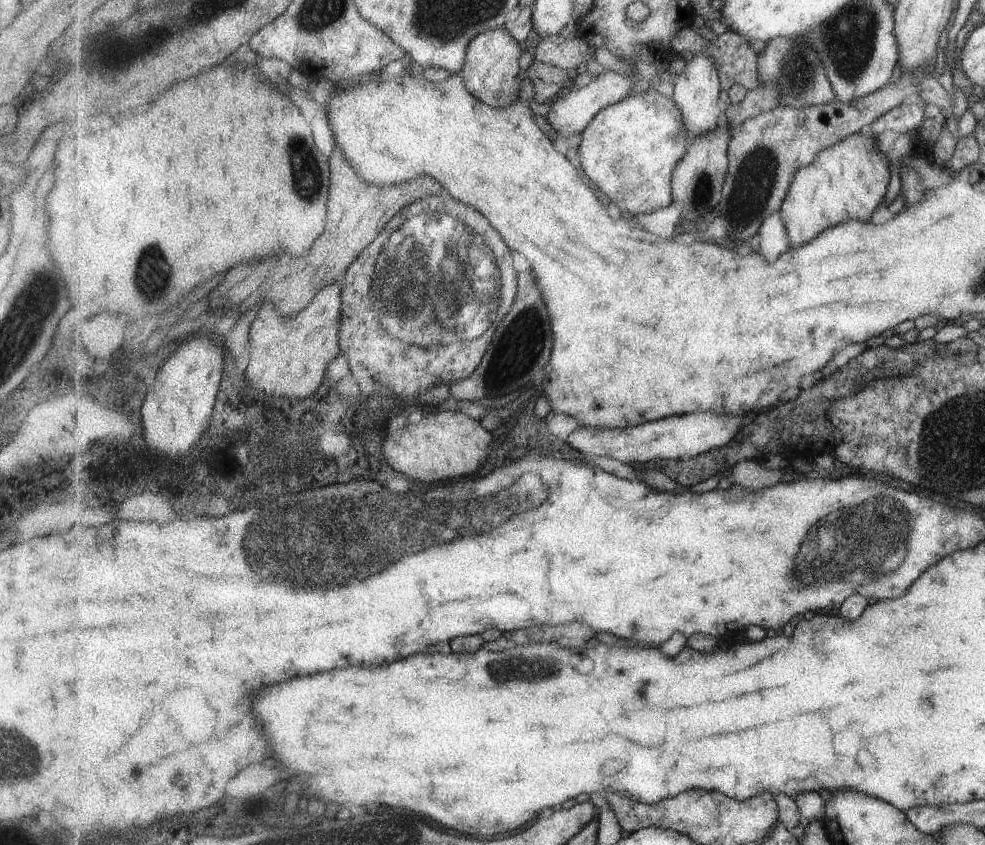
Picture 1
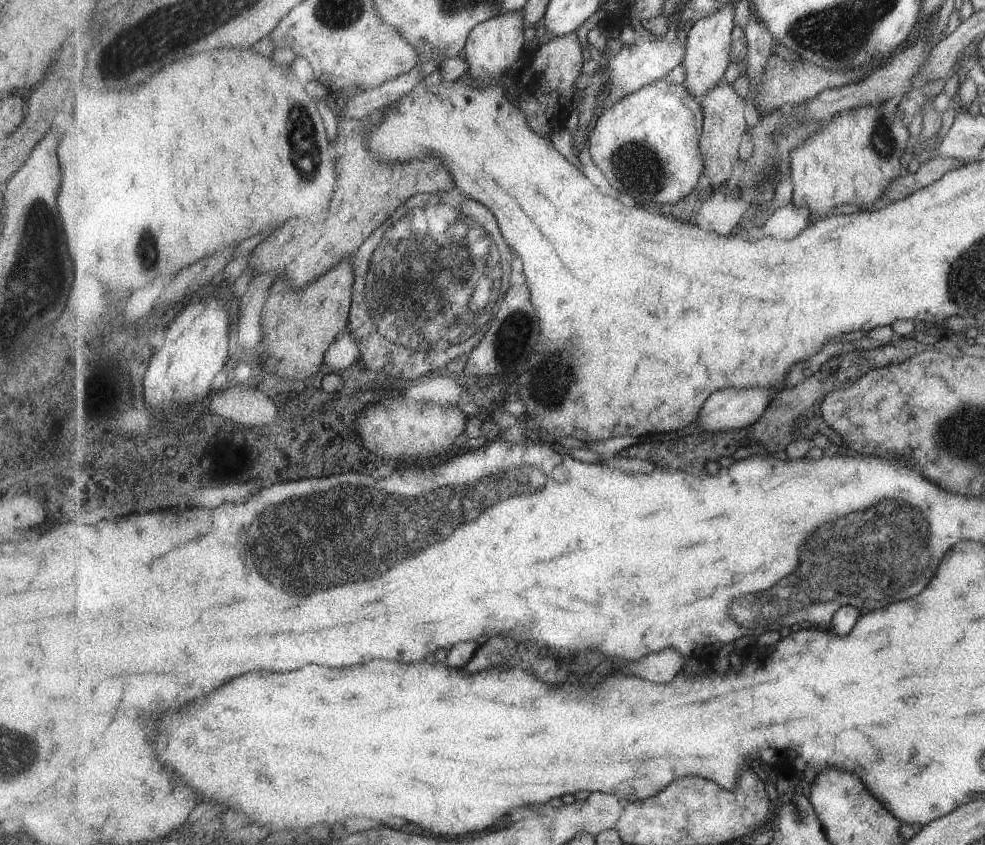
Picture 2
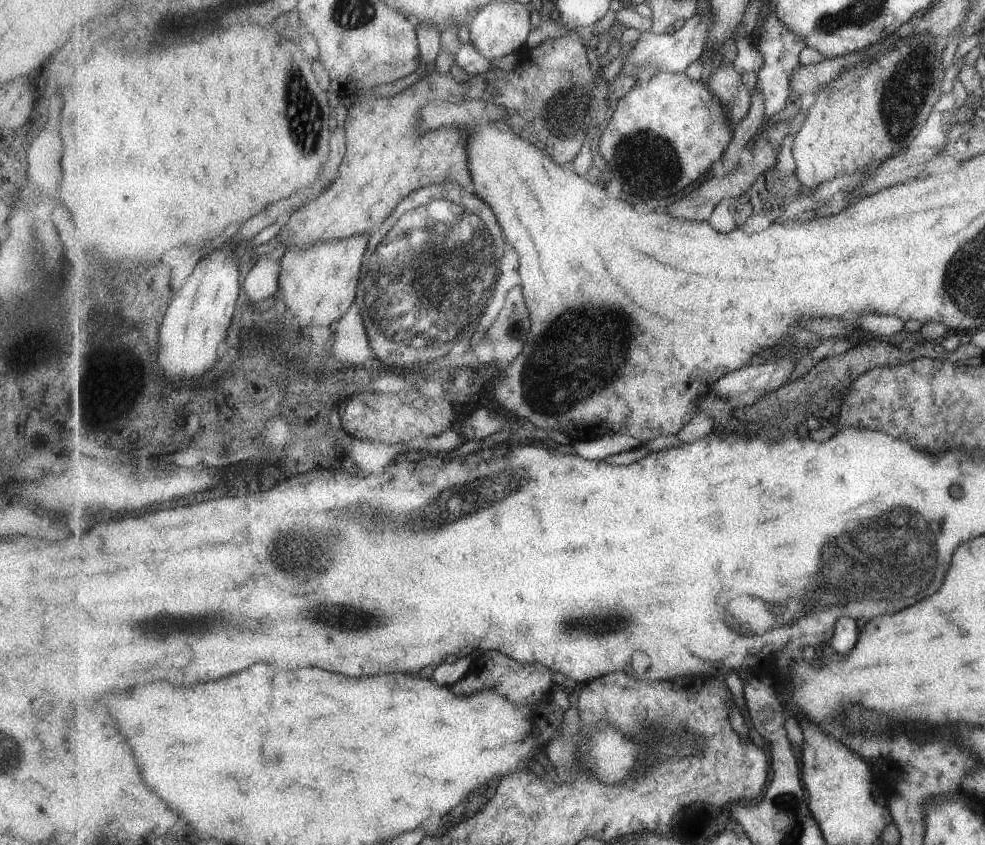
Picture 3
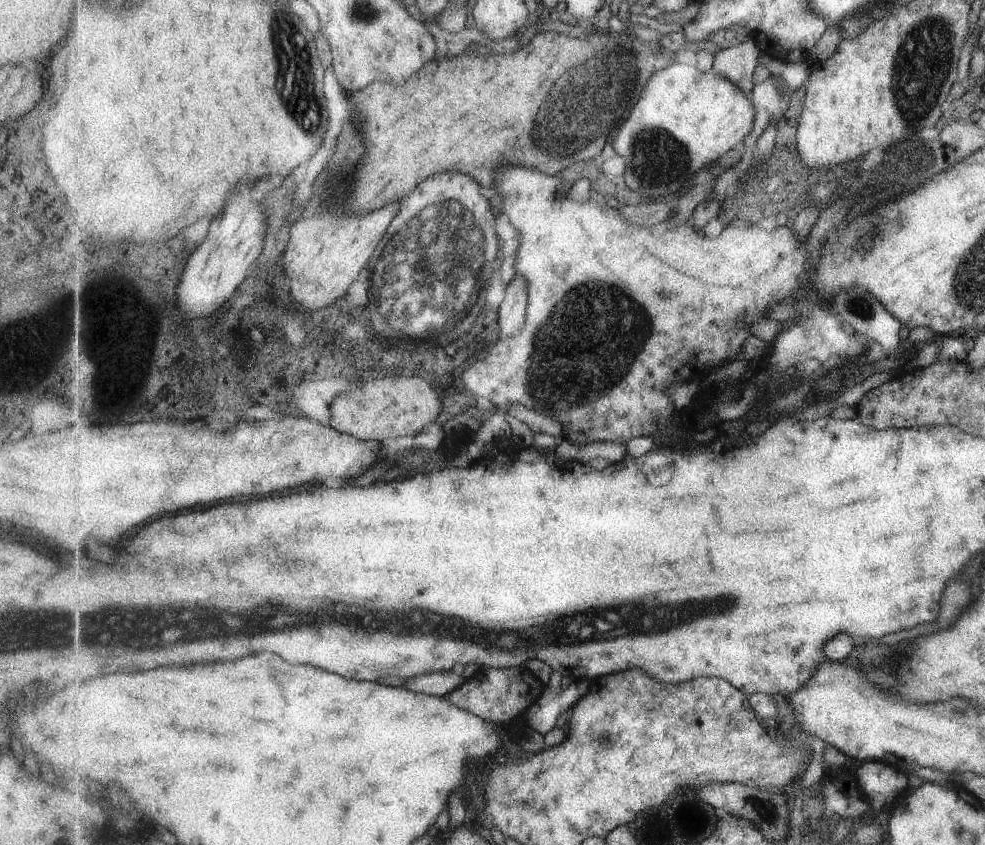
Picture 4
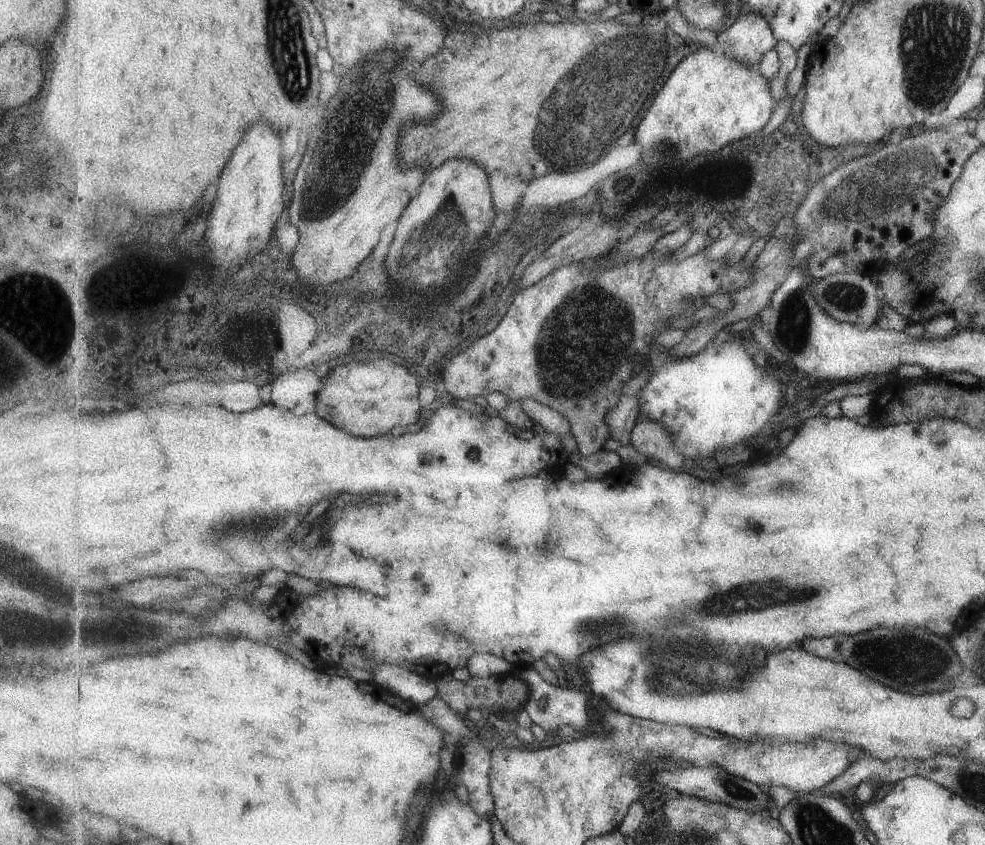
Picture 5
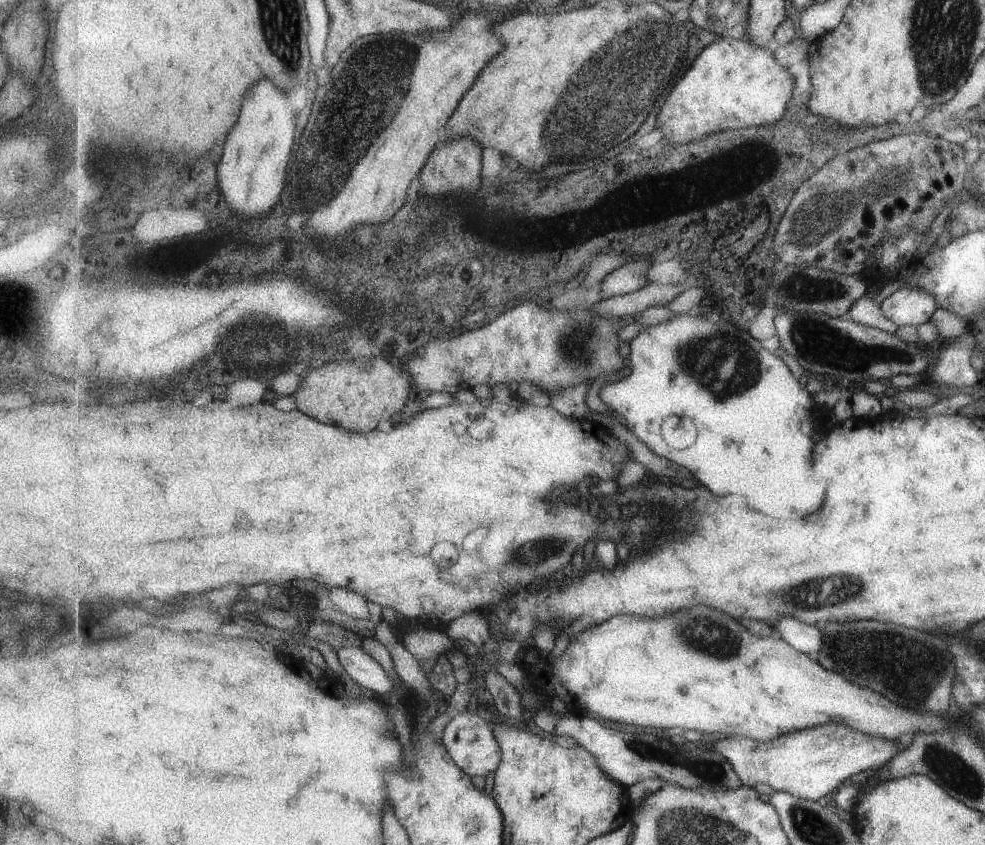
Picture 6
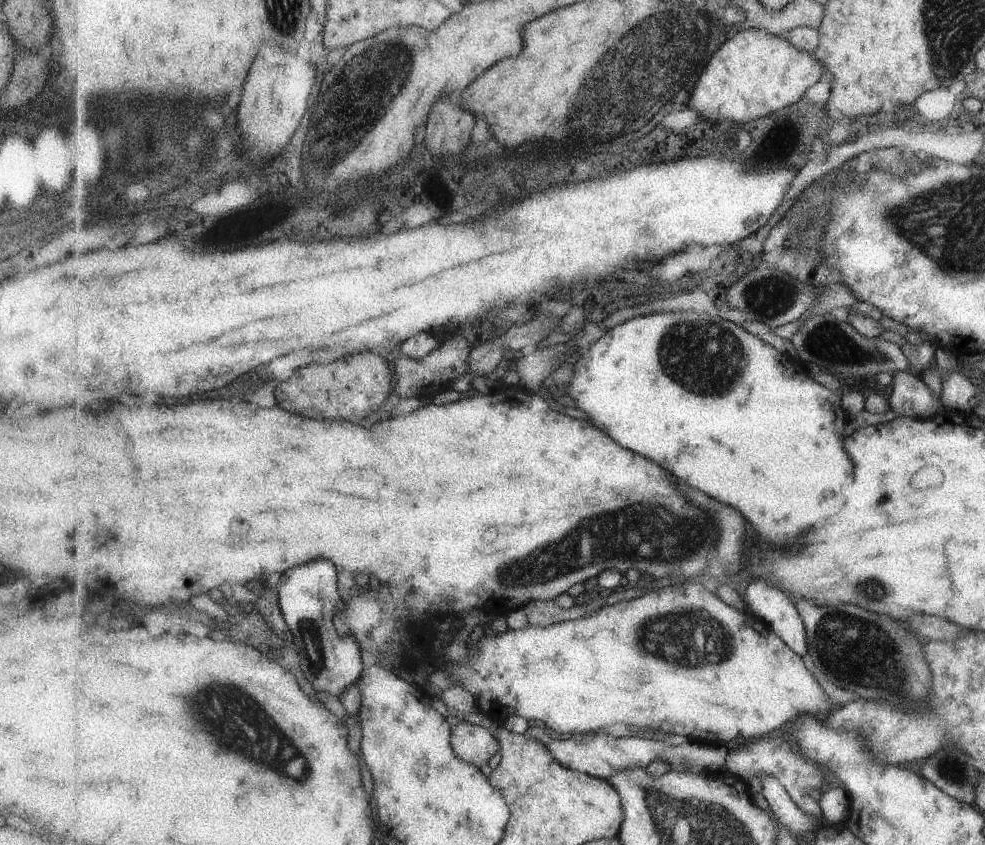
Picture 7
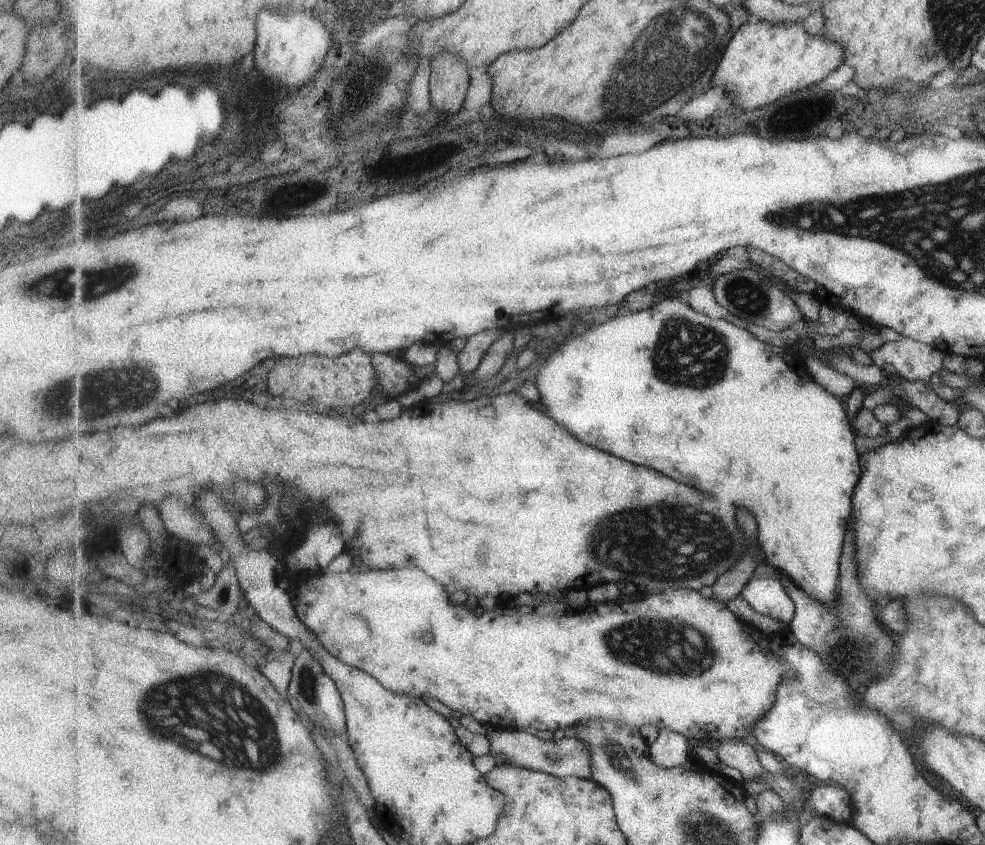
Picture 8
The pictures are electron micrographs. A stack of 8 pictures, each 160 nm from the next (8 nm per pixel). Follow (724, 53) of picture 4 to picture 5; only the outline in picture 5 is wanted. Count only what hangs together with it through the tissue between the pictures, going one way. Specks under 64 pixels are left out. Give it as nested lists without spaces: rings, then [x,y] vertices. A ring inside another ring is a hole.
[[[743,13],[731,27],[717,34],[718,49],[728,57],[737,59],[744,65],[759,66],[767,52],[776,48],[778,40],[775,38],[769,21],[757,13]]]

